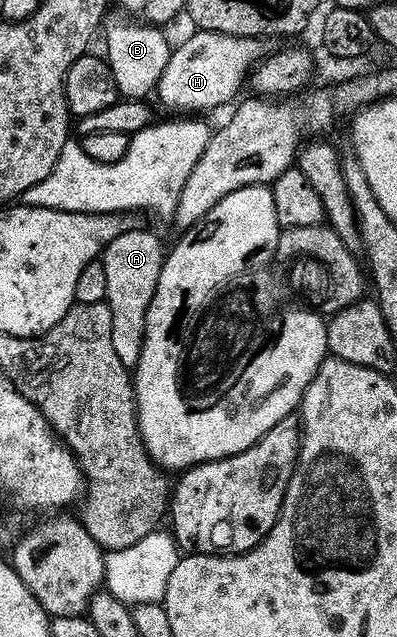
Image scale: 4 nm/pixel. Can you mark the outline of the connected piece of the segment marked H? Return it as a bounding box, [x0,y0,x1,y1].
[154,29,270,110]

